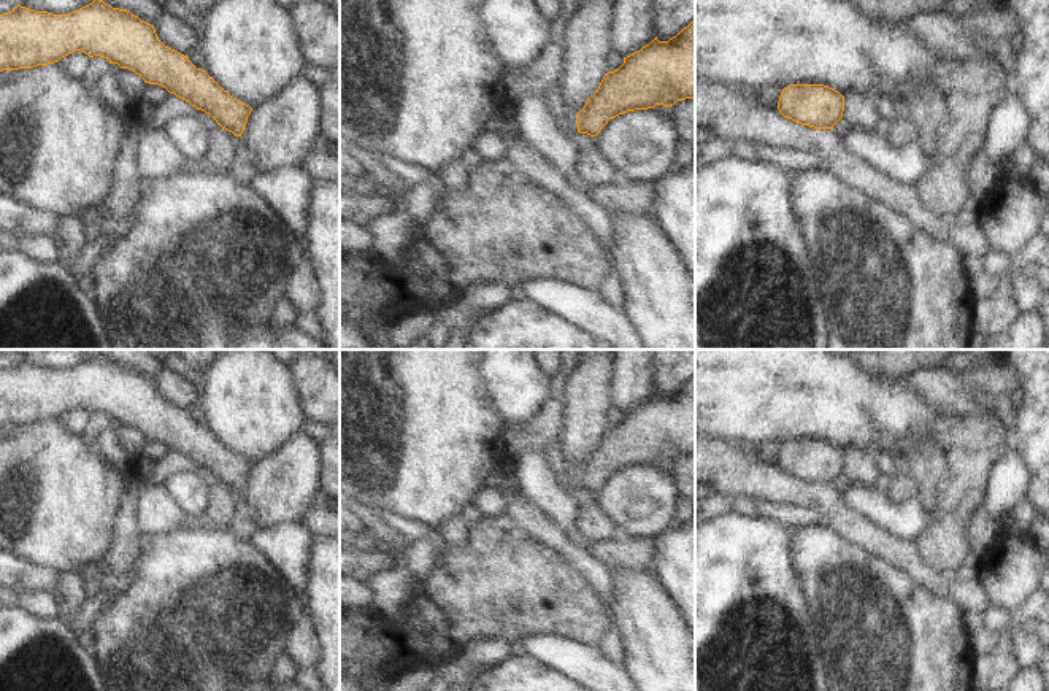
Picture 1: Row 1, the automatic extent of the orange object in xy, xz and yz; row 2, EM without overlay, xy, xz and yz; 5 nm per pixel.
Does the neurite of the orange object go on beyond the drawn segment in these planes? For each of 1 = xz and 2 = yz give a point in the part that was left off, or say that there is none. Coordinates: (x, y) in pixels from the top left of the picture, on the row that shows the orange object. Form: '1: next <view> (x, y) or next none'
1: next none
2: next none

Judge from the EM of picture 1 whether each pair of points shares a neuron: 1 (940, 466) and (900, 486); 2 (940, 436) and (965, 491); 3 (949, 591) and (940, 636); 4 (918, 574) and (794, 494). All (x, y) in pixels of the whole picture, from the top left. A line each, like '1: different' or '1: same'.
1: different
2: same
3: different
4: same

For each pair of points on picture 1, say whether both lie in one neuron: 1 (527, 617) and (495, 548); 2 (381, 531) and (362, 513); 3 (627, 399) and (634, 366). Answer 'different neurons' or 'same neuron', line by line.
1: same neuron
2: same neuron
3: same neuron

